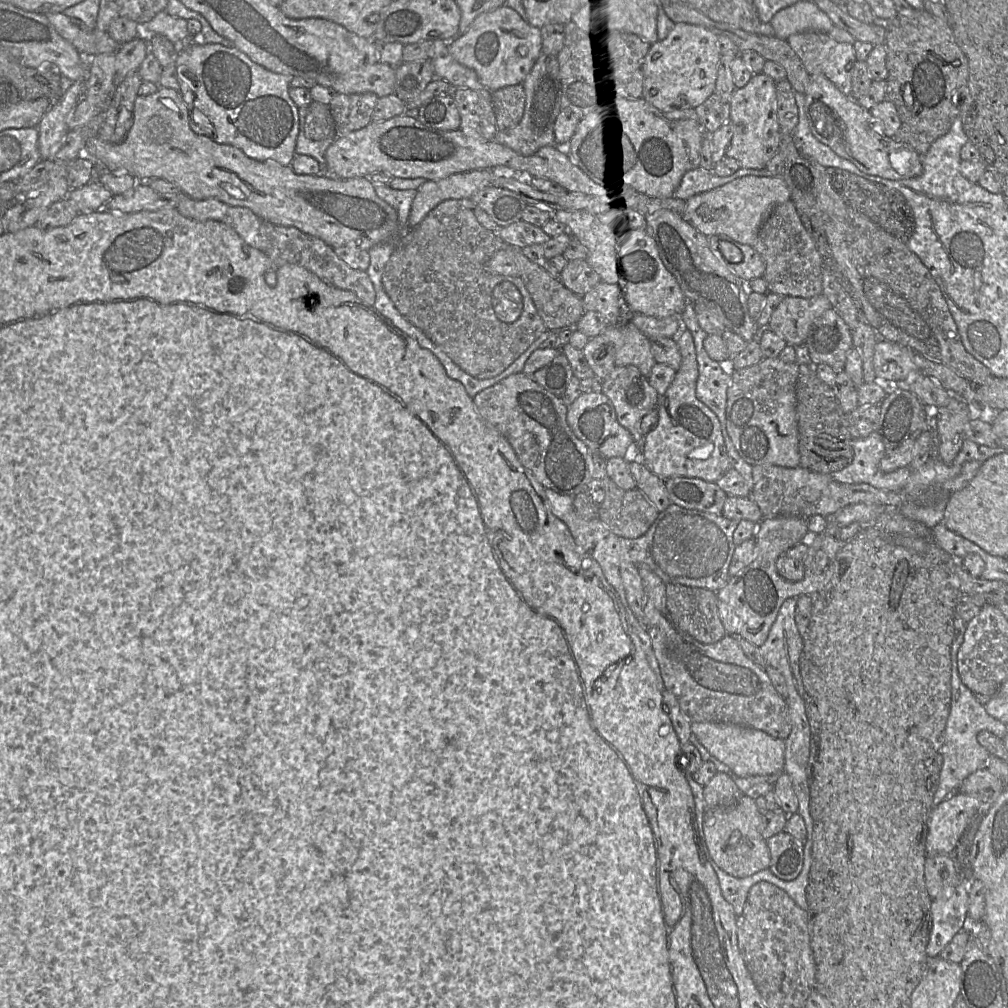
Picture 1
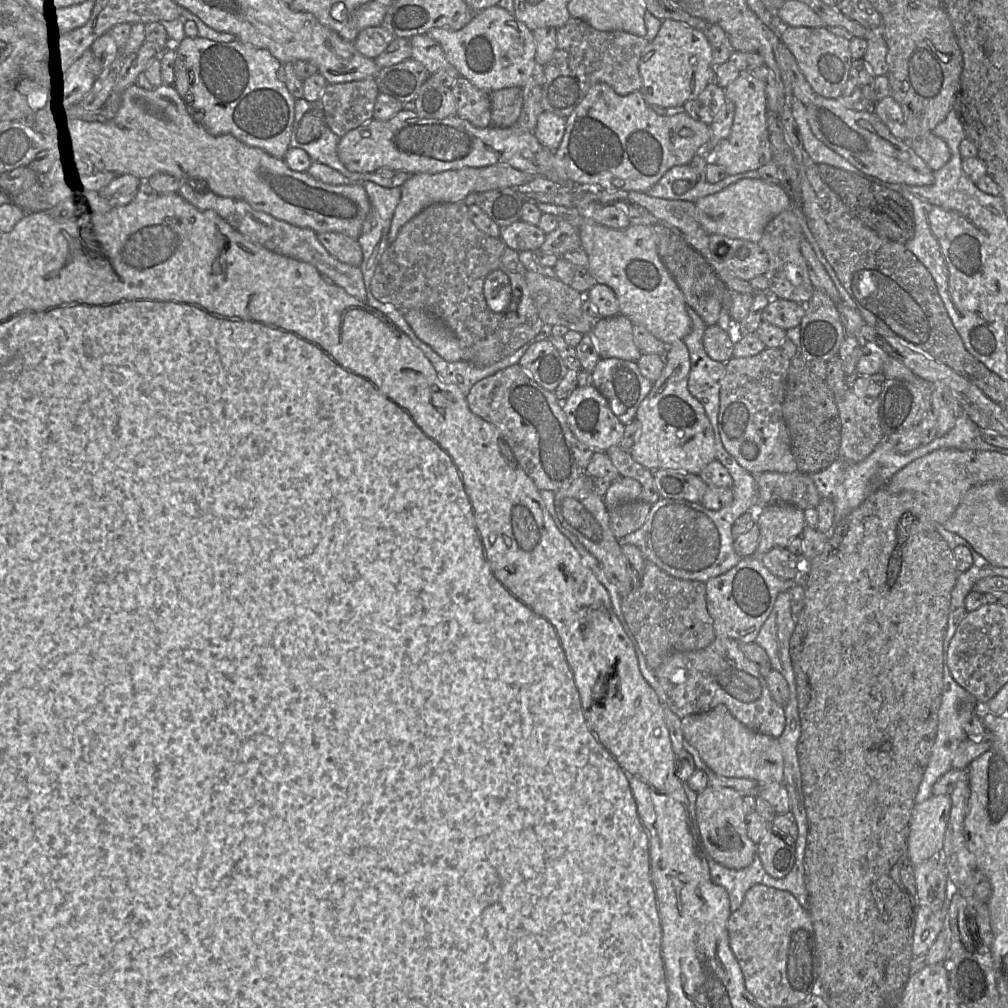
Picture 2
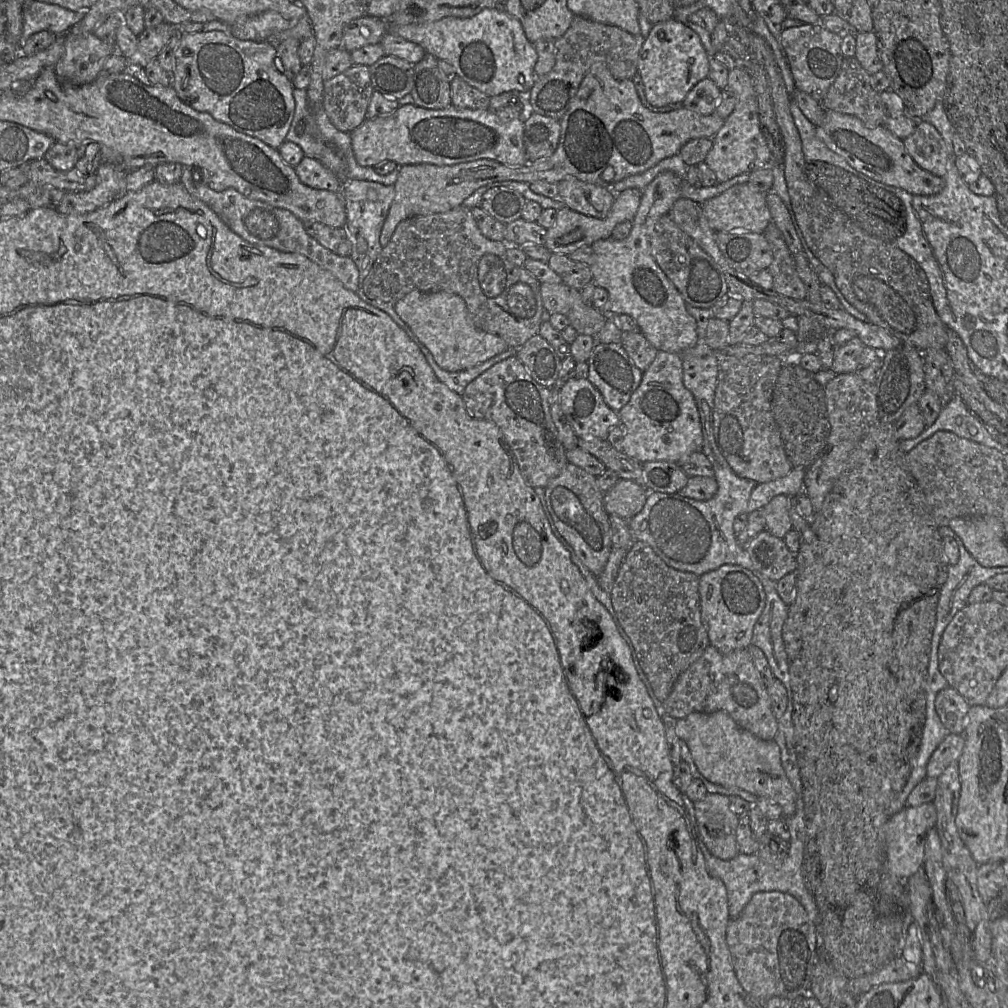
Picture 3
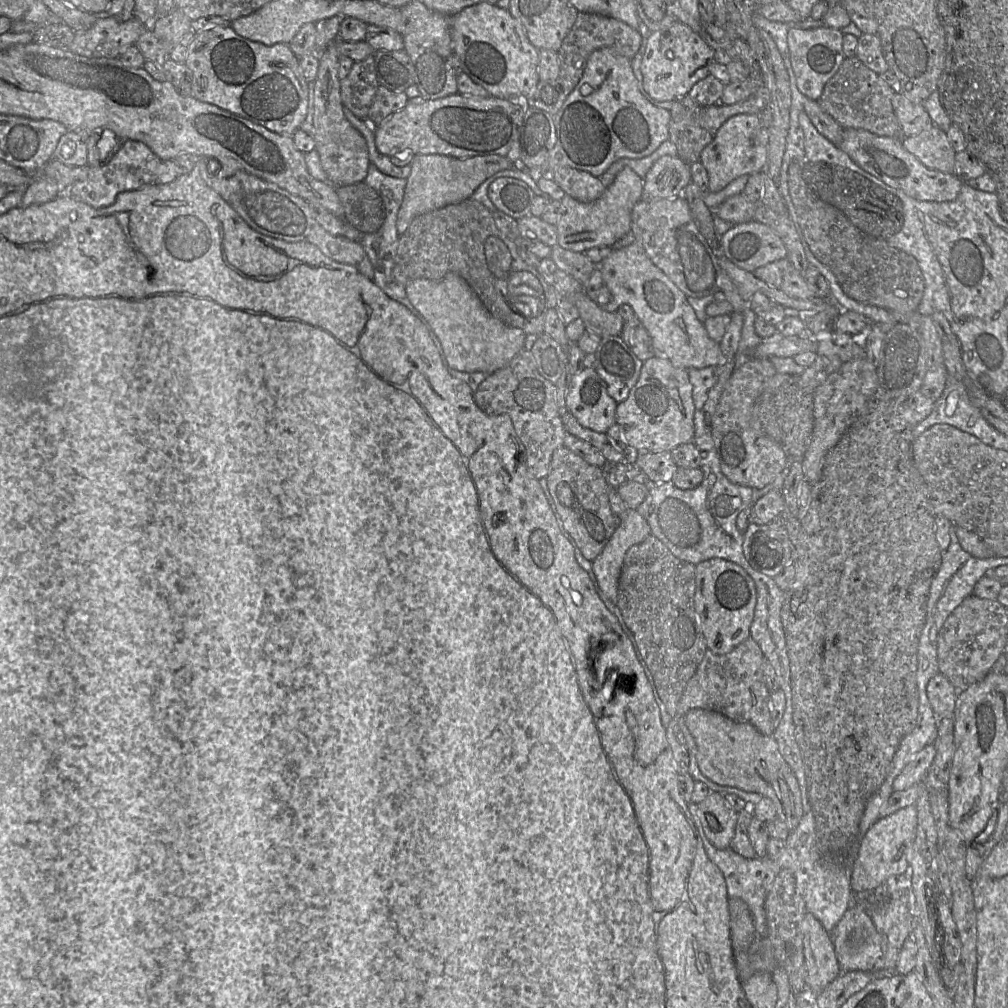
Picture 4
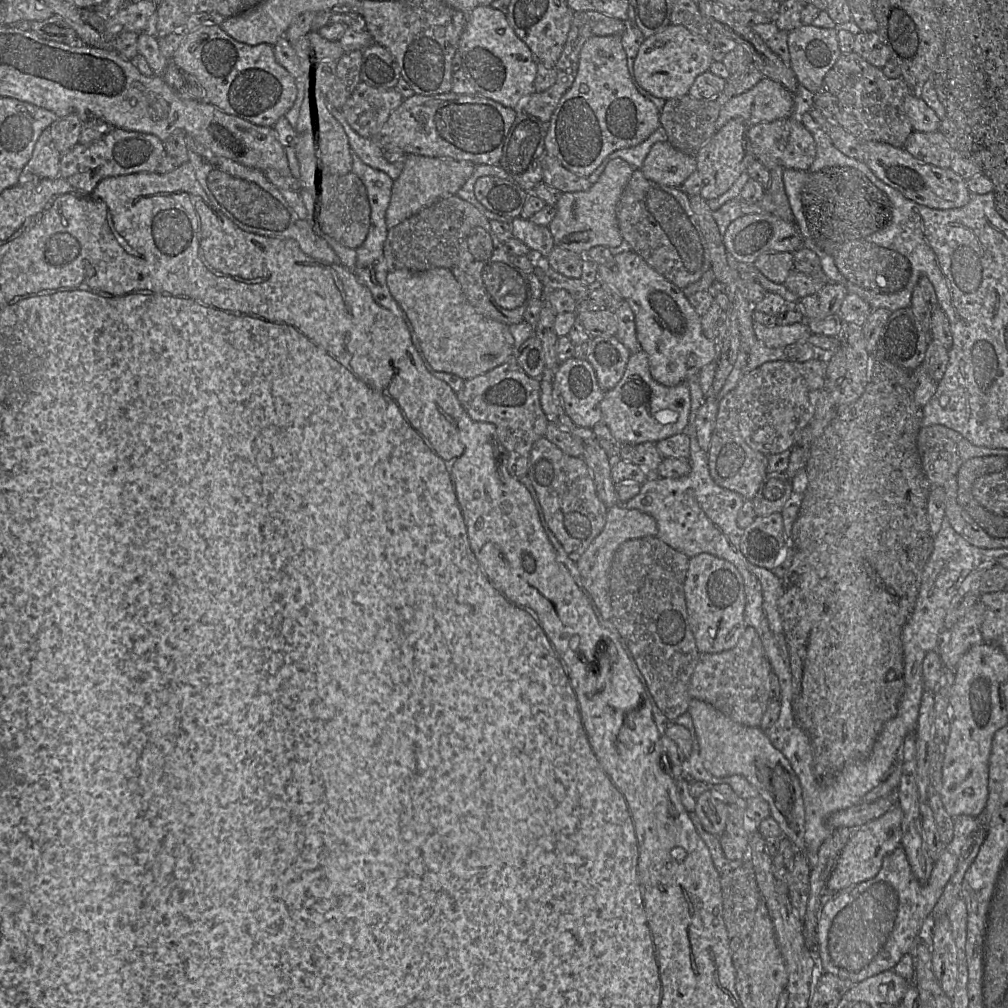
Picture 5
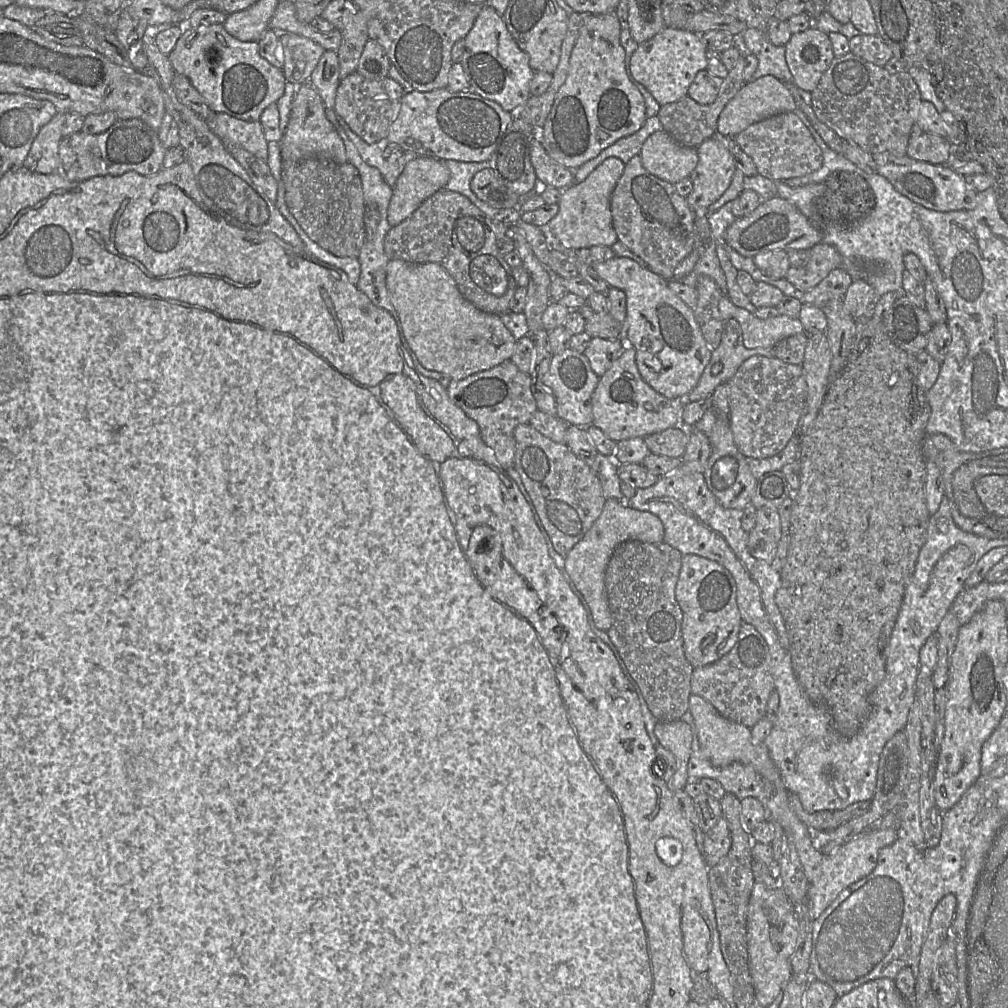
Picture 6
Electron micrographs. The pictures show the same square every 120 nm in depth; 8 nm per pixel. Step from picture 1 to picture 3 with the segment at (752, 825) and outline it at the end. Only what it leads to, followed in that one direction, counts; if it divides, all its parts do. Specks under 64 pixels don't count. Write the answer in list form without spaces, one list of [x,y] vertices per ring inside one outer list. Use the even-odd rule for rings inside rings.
[[[708,793],[703,799],[694,802],[694,810],[699,836],[709,852],[722,860],[737,856],[739,816],[731,810],[729,797]]]

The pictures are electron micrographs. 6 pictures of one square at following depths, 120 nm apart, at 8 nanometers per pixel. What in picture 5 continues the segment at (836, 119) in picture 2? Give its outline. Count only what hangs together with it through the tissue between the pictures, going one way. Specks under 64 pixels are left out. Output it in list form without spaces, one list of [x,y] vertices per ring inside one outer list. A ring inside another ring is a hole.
[[[865,142],[864,163],[886,185],[897,190],[906,199],[933,209],[954,209],[965,206],[970,200],[966,181],[950,168],[939,168],[919,162],[904,148],[881,142]]]

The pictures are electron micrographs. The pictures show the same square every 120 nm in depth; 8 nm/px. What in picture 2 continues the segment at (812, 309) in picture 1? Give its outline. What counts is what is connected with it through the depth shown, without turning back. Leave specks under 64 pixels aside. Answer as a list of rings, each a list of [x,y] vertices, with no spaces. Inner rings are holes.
[[[772,297],[772,300],[762,311],[762,320],[788,330],[799,326],[804,314],[805,304]]]

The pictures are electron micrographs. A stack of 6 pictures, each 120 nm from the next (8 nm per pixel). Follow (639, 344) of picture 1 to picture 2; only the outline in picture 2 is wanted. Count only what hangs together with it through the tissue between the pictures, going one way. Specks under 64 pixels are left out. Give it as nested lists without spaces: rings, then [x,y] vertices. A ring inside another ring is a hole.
[[[620,314],[599,318],[592,329],[601,358],[618,358],[637,362],[642,355],[633,339],[633,323]]]

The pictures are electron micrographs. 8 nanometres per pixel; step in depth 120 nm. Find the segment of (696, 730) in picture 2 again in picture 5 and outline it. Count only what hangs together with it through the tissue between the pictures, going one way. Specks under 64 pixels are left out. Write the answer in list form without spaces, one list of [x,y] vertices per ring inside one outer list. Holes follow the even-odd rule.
[[[690,700],[688,714],[693,722],[699,757],[704,769],[716,778],[743,776],[769,804],[770,817],[779,825],[782,838],[788,839],[796,852],[803,852],[805,811],[802,789],[784,755],[772,746],[768,736],[759,727],[737,724],[701,700]]]

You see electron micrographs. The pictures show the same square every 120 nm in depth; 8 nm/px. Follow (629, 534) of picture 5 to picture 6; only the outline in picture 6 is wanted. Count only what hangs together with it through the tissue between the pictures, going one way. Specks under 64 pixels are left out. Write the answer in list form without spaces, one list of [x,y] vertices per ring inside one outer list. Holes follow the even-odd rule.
[[[608,498],[599,518],[565,557],[564,564],[568,582],[588,608],[595,627],[601,631],[607,632],[612,624],[612,613],[605,582],[607,565],[614,550],[621,543],[629,540],[646,543],[663,542],[664,526],[656,515],[632,509],[625,501]]]

